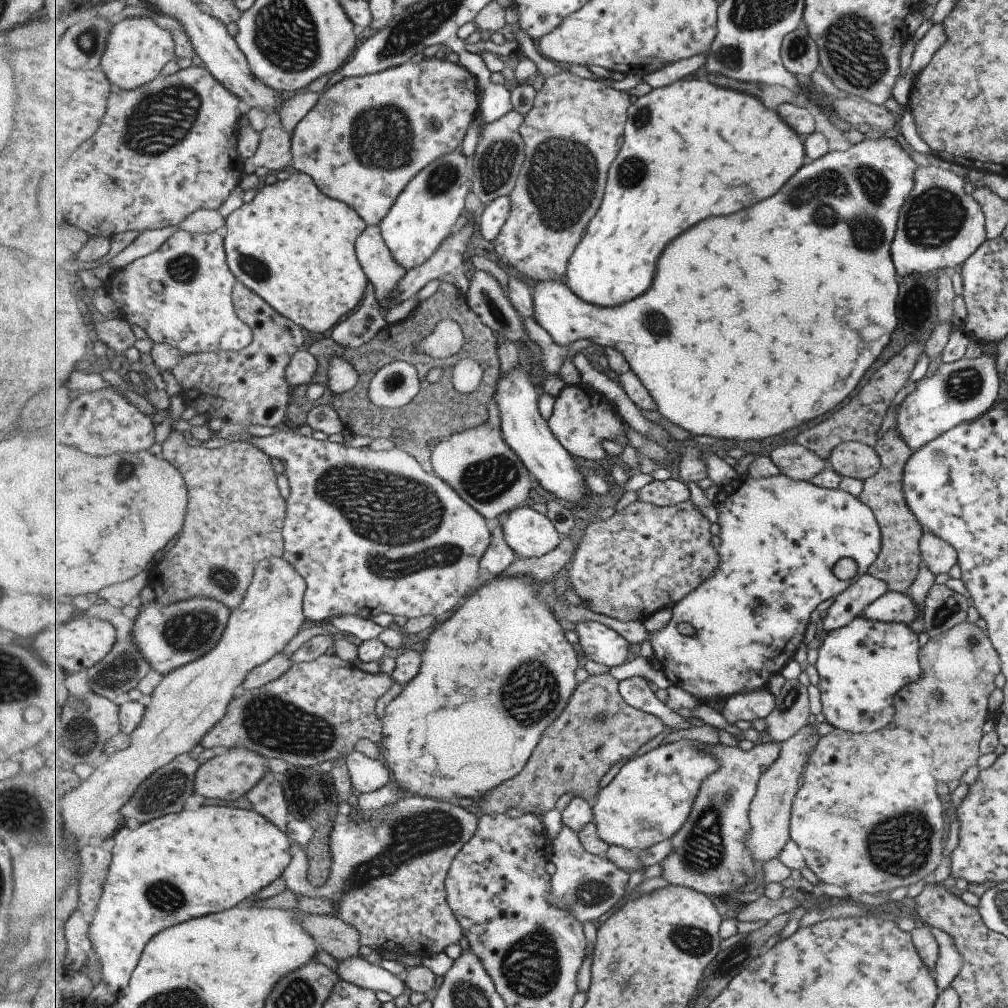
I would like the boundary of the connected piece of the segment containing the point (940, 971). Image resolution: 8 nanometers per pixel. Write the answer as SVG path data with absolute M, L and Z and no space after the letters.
M929 927L929 934L937 942L937 958L935 960L933 980L940 992L949 987L961 968L961 956L955 948L953 938L942 930Z

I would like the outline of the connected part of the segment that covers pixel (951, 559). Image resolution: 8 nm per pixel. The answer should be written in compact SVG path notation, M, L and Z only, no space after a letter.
M922 532L918 549L920 560L923 560L923 564L933 575L947 574L949 568L957 560L955 549L951 544L947 544L945 540L941 540L929 532Z

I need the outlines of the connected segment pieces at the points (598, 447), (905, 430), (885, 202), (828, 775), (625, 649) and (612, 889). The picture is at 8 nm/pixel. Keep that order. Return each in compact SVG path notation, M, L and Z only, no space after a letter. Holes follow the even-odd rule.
M583 382L569 384L561 390L555 403L555 412L548 420L557 440L576 457L587 460L609 460L613 456L603 449L605 440L613 440L622 447L631 446L623 429L625 423L617 414L616 406L603 394L589 388Z
M981 353L977 358L972 359L962 357L956 362L939 364L933 374L915 381L913 391L909 392L906 398L903 398L901 404L895 406L895 430L901 436L901 440L905 442L905 446L909 446L911 450L917 450L917 448L927 444L929 440L933 440L946 430L958 424L975 420L986 410L989 410L996 402L997 390L999 390L994 364L995 356L992 354Z
M880 136L877 140L864 140L854 145L850 145L845 151L827 151L823 156L812 160L809 164L804 164L799 172L789 182L785 184L783 190L769 198L769 200L763 200L761 204L755 204L753 208L747 208L745 212L739 212L739 214L733 214L733 216L715 216L715 218L709 218L709 220L703 220L701 224L697 224L695 228L691 228L689 232L685 232L683 236L679 236L667 250L665 250L665 256L661 256L661 264L657 268L657 280L653 284L653 288L641 296L628 303L621 304L620 307L601 307L597 304L591 304L587 300L583 300L580 296L577 296L573 289L566 283L561 281L549 281L549 282L538 282L534 288L534 302L535 302L535 316L537 316L536 322L543 327L546 332L552 337L554 343L559 347L565 347L571 342L577 342L577 340L585 339L591 340L595 344L606 348L616 348L619 352L623 353L623 356L627 359L627 362L632 368L632 372L639 378L640 382L646 387L646 390L650 393L650 396L654 399L658 407L658 412L663 418L668 418L672 423L687 430L693 436L713 436L713 438L719 438L719 440L733 440L733 442L751 442L751 440L768 441L775 436L781 436L793 428L799 428L803 426L805 422L811 422L815 420L817 416L823 416L825 412L833 410L845 396L851 394L851 390L859 384L861 376L865 374L865 370L871 366L871 362L879 356L881 350L885 348L885 344L889 342L893 329L897 326L896 317L896 296L898 293L898 276L895 274L893 263L891 262L889 252L892 238L896 229L896 222L898 212L900 211L901 205L908 198L911 188L913 188L913 172L918 166L911 160L909 155L901 148L901 145L893 138ZM697 258L705 258L705 262L713 264L713 266L695 266L697 264Z
M887 726L872 733L853 733L841 729L821 735L820 742L811 755L808 766L804 772L804 783L797 793L792 810L792 840L797 842L808 868L815 874L820 882L843 888L847 894L865 893L878 895L879 892L888 892L898 886L911 886L919 880L931 877L933 870L941 862L941 841L943 841L943 828L947 824L943 806L935 793L936 780L932 775L931 748L925 738L917 732L905 728Z
M579 622L572 626L579 636L580 646L587 659L611 666L621 666L629 660L631 643L619 632L601 622Z
M564 823L552 846L551 859L557 866L556 873L552 876L553 888L549 894L549 900L553 904L557 904L559 908L567 908L577 916L577 920L585 924L599 920L621 902L629 882L629 872L625 868L619 868L607 856L597 856L589 852L579 834Z

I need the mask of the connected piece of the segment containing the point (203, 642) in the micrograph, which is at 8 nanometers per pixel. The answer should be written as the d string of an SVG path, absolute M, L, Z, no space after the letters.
M189 598L179 604L161 606L159 601L142 603L136 621L129 626L141 654L153 669L166 676L209 654L220 643L232 610L213 598Z

